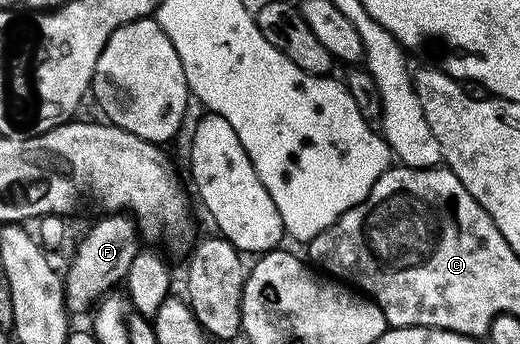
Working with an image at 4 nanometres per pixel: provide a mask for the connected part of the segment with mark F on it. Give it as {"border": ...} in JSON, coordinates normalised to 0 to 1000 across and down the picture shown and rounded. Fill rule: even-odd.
{"border":[[[208,616],[179,651],[146,721],[123,811],[123,884],[140,916],[167,916],[202,855],[221,846],[240,817],[265,730],[265,657],[244,619]],[[227,828],[227,831],[223,831]],[[169,901],[169,904],[167,904]]]}

